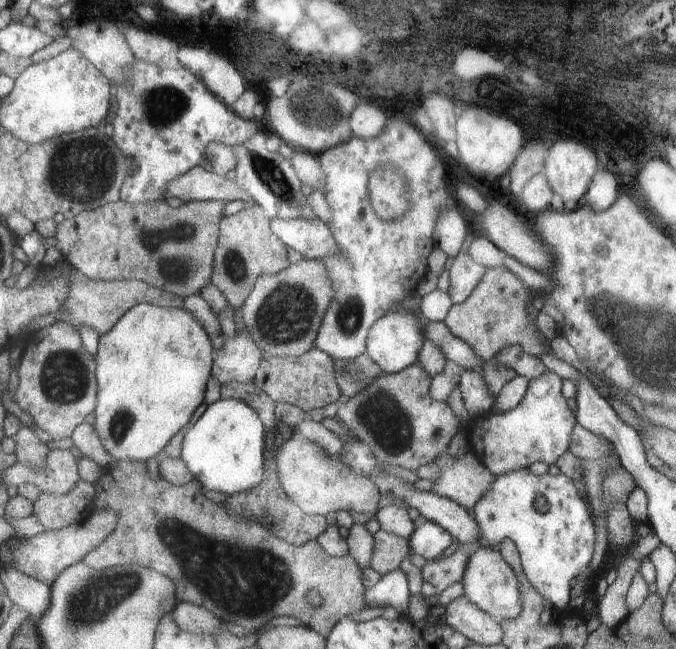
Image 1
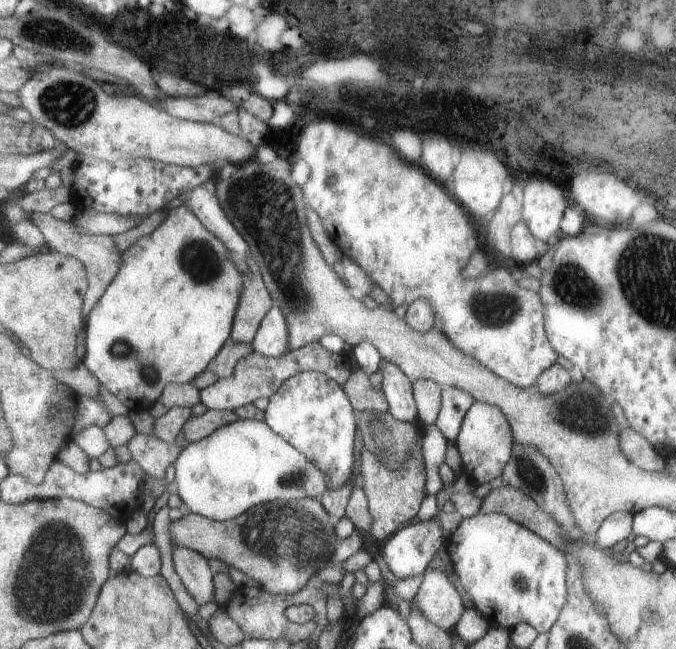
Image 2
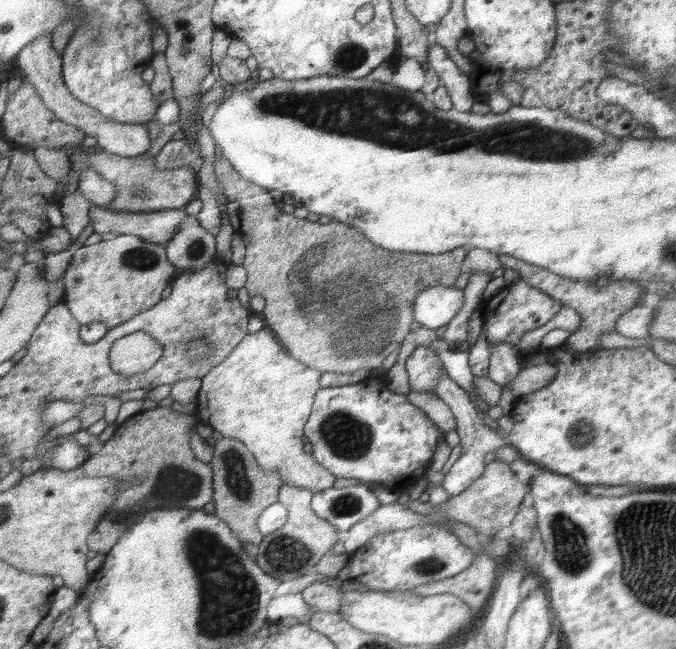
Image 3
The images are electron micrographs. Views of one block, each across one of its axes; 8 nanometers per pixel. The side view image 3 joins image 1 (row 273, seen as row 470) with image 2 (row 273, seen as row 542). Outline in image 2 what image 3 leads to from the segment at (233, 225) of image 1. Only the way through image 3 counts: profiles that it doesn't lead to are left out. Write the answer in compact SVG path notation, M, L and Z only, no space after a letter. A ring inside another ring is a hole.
M251 266L251 274L245 274L245 292L239 304L239 316L235 320L235 330L231 338L239 344L253 344L259 326L273 306L275 300L267 288L261 270L257 266Z

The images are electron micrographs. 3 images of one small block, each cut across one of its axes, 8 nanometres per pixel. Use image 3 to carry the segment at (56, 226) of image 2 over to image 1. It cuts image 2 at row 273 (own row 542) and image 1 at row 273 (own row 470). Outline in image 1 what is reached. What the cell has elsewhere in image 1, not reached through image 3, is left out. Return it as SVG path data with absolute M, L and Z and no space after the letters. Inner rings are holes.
M121 198L73 220L65 218L55 234L55 248L93 280L137 280L187 298L201 294L213 282L225 204L187 202L181 208L171 208L165 200L131 204Z

